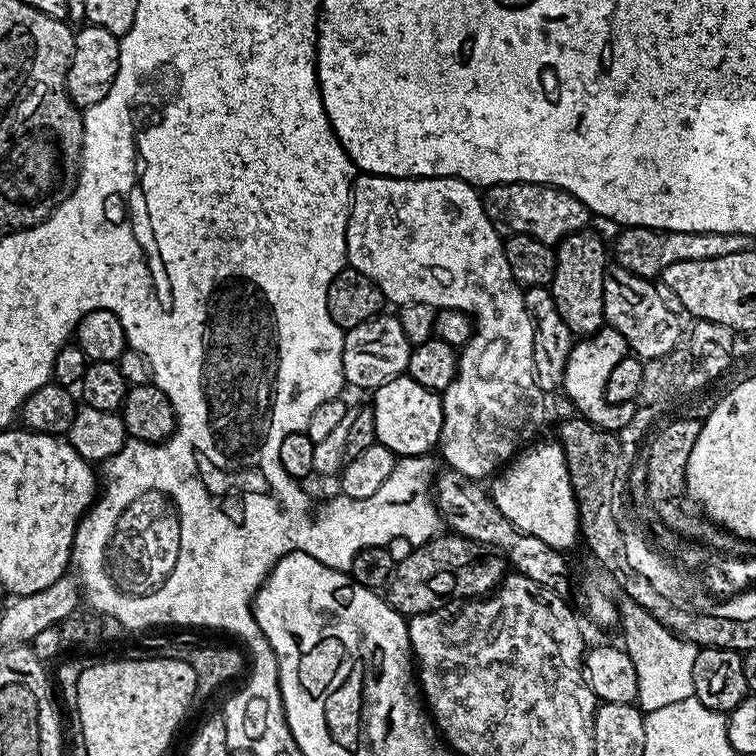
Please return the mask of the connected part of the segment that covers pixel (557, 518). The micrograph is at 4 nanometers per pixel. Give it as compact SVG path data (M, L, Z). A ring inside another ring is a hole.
M559 443L535 444L525 447L491 481L490 495L498 510L502 510L518 530L542 538L546 546L569 550L578 544L580 513L576 511L576 499L570 486L568 463Z

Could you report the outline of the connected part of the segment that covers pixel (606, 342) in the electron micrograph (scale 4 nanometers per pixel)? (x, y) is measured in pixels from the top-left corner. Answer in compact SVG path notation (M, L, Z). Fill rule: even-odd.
M609 326L573 343L566 362L562 392L568 395L569 402L576 407L573 409L592 424L608 426L613 423L610 405L606 402L606 378L610 378L610 370L614 370L614 366L618 366L618 362L622 362L629 352L626 338Z

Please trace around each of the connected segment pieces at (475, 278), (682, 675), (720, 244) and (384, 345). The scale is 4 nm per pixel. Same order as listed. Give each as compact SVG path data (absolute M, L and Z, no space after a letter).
M357 175L352 181L352 204L348 208L346 250L348 251L347 263L350 267L366 274L366 278L370 278L370 282L374 282L378 286L378 290L382 290L384 299L389 305L399 306L410 302L422 302L435 309L457 308L467 316L472 317L474 325L472 336L465 342L463 348L459 349L456 361L456 376L450 382L447 390L442 393L444 421L442 422L438 452L444 455L444 460L448 463L445 465L453 472L477 482L483 481L485 479L483 476L489 475L488 477L491 477L501 465L511 461L521 451L522 446L527 445L533 439L531 436L539 430L540 423L544 420L544 400L546 400L546 396L545 393L540 391L534 374L534 326L524 305L524 293L510 274L510 266L506 262L506 254L504 253L504 240L494 230L494 226L490 226L490 218L486 218L481 193L473 185L466 183L465 180L459 180L453 176L413 178L411 176Z
M621 599L618 604L618 624L624 627L623 647L634 662L638 674L638 694L635 703L645 713L662 710L662 706L671 706L673 702L682 702L690 698L694 690L694 658L697 645L681 640L658 618L654 618L642 606L633 600Z
M624 226L619 229L614 244L614 260L635 276L647 278L663 277L666 266L674 262L687 260L705 260L706 258L722 258L725 254L738 254L742 250L753 247L751 236L722 234L721 232L667 232L665 228L634 228Z
M381 314L347 329L342 346L342 370L345 385L375 390L408 371L413 345L402 330L399 315Z

